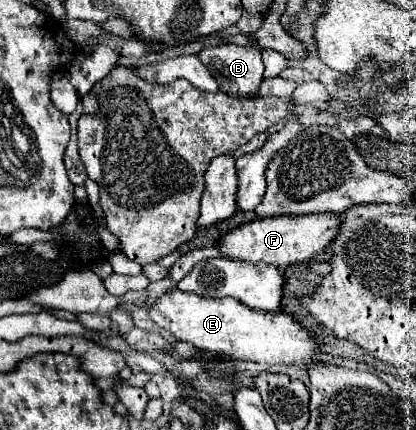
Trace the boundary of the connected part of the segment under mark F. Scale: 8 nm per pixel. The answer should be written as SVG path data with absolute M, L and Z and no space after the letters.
M312 213L312 215L286 215L286 217L266 217L266 219L256 219L252 223L246 223L242 227L232 229L228 235L224 235L220 239L220 251L230 257L230 259L242 259L242 261L250 261L250 263L272 263L272 265L292 265L292 263L300 263L300 261L308 261L312 259L316 253L322 253L332 239L336 239L338 231L340 231L340 215L338 213Z

